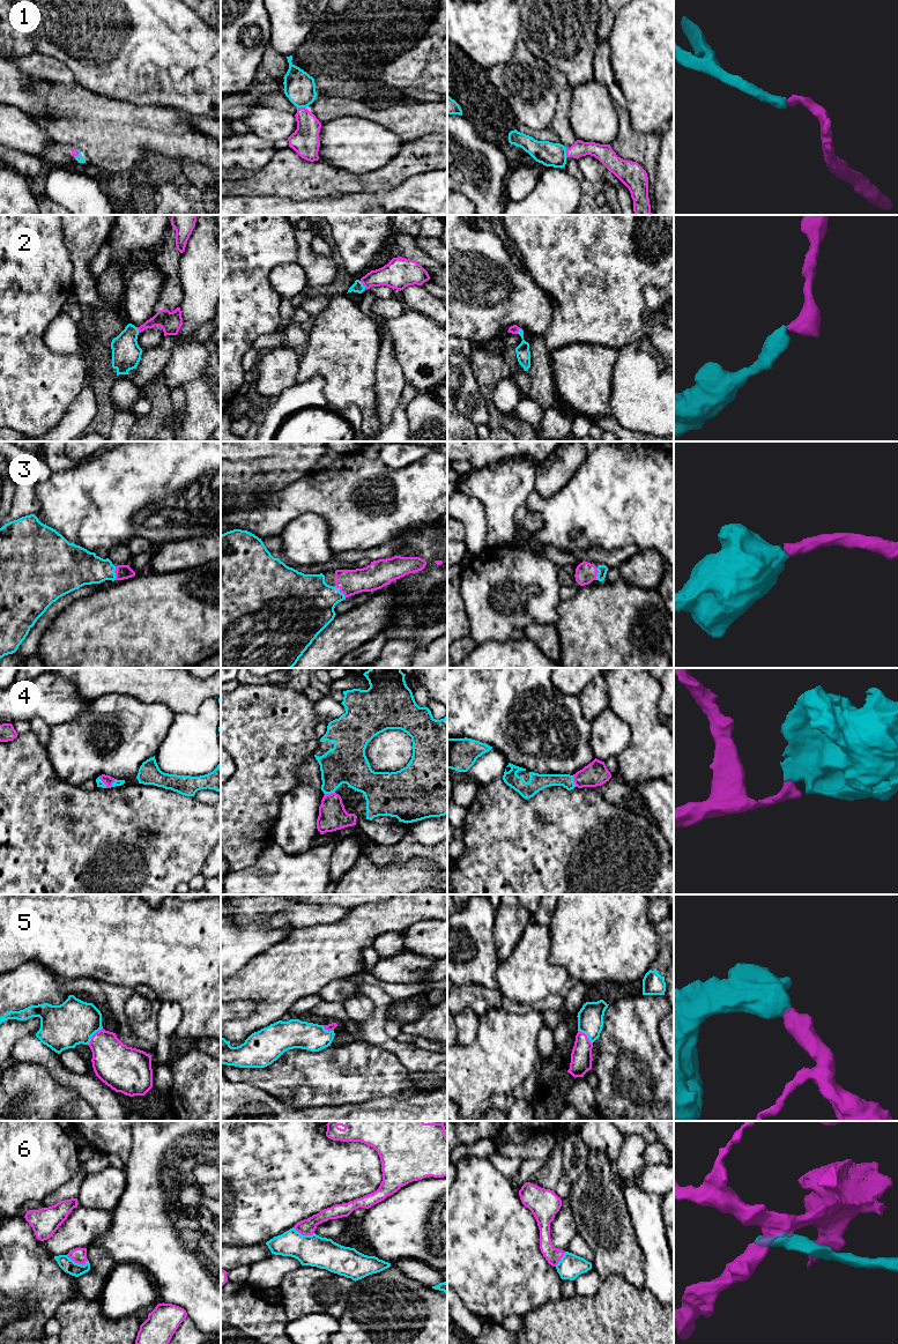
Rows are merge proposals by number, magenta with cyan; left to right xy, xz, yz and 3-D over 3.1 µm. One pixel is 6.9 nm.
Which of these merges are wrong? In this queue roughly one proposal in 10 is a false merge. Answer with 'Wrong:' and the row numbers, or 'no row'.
Wrong: 6

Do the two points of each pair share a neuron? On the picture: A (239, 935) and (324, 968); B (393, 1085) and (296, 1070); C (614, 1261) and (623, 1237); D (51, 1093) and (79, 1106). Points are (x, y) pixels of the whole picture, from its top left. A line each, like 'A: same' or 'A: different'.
A: different
B: same
C: same
D: different

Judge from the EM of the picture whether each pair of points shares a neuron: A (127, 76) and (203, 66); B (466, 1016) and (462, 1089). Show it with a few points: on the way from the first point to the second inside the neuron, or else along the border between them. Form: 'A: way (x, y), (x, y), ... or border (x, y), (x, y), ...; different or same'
A: way (146, 65), (185, 65); same
B: border (477, 1021), (475, 1039), (469, 1044), (460, 1045); different

